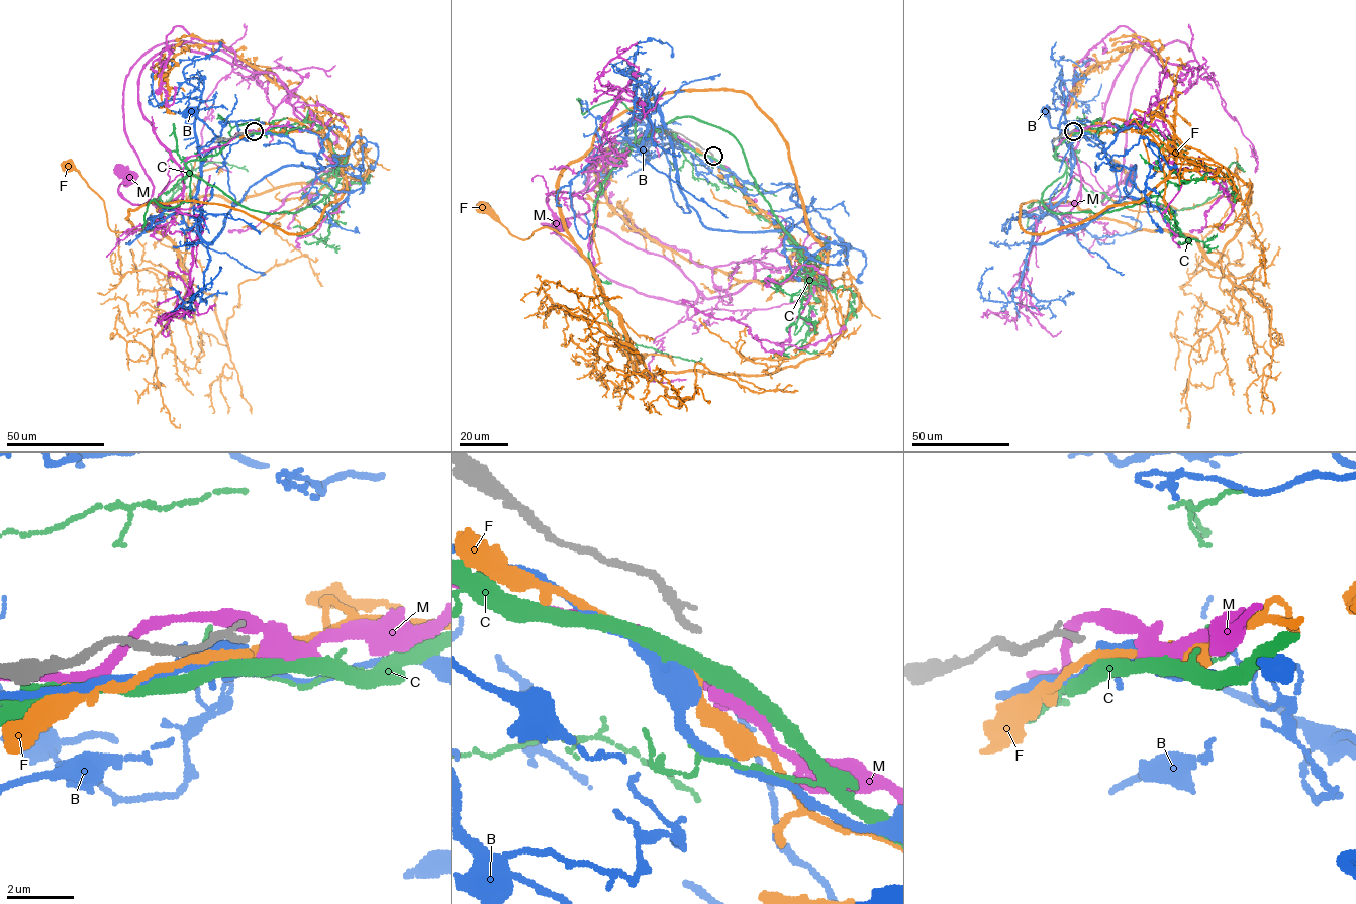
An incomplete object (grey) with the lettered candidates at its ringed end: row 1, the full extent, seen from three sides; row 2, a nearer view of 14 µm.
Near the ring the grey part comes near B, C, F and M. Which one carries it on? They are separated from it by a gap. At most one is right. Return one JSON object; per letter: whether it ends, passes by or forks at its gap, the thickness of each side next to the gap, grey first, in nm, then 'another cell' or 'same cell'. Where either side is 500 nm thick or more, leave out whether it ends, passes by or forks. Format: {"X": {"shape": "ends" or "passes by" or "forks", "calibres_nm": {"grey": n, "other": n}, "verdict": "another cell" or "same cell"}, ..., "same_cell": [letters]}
{"B": {"shape": "forks", "calibres_nm": {"grey": 140, "other": 380}, "verdict": "another cell"}, "C": {"shape": "passes by", "calibres_nm": {"grey": 140, "other": 400}, "verdict": "another cell"}, "F": {"shape": "passes by", "calibres_nm": {"grey": 140, "other": 240}, "verdict": "another cell"}, "M": {"shape": "passes by", "calibres_nm": {"grey": 140, "other": 420}, "verdict": "another cell"}, "same_cell": []}

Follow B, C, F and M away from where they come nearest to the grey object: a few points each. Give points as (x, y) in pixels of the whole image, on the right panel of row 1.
B: (1074, 131), (1095, 136), (1112, 167), (1135, 165), (1112, 207), (1111, 158), (1044, 112)
C: (1074, 132), (1053, 155), (1066, 170), (1043, 192), (1051, 212), (1110, 212), (1160, 196), (1181, 234), (1217, 245)
F: (1074, 132), (1225, 167), (1246, 219), (1215, 263), (1132, 232), (1116, 165)
M: (1074, 131), (1150, 121), (1151, 98), (1194, 60), (1184, 43), (1140, 69), (1102, 203), (1131, 179)

